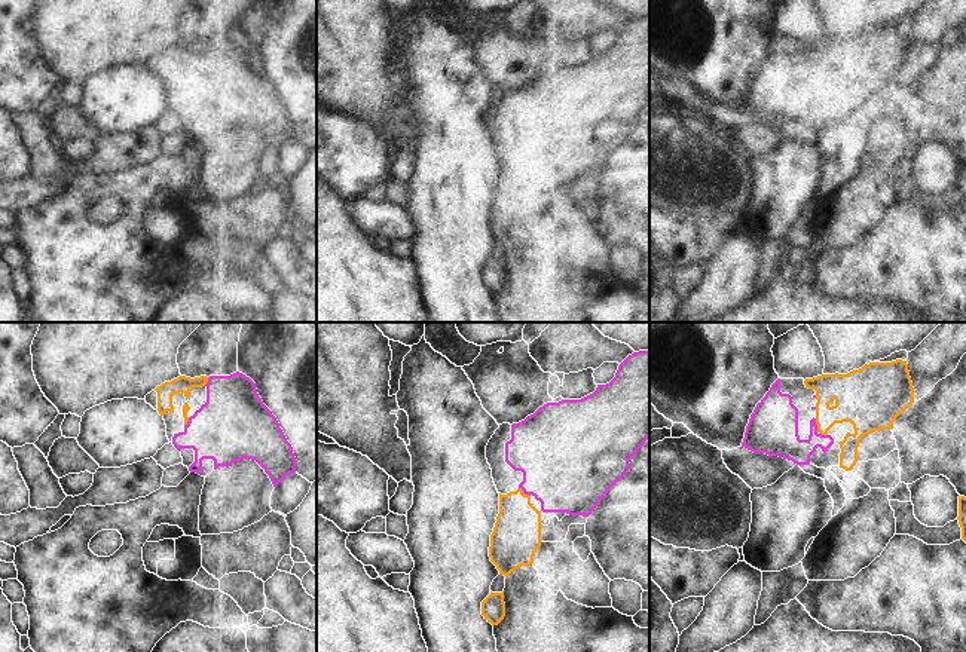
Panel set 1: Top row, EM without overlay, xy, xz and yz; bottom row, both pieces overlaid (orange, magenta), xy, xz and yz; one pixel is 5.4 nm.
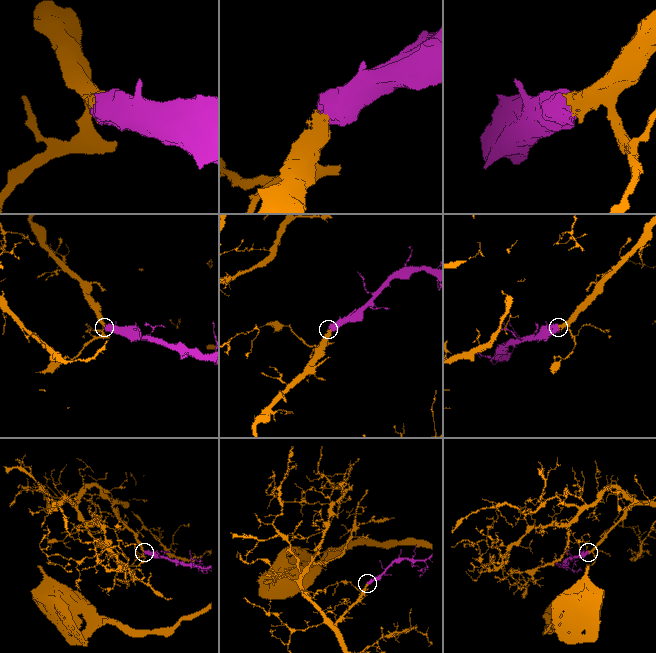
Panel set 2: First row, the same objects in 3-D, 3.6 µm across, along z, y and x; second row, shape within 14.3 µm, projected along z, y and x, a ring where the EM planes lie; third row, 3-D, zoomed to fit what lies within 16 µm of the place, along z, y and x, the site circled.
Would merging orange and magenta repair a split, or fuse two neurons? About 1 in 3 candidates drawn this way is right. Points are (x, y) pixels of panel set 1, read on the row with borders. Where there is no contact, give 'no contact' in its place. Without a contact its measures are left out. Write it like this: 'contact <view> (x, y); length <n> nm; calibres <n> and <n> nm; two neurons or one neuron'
contact xz (523, 493); length 80 nm; calibres 260 and 420 nm; one neuron

